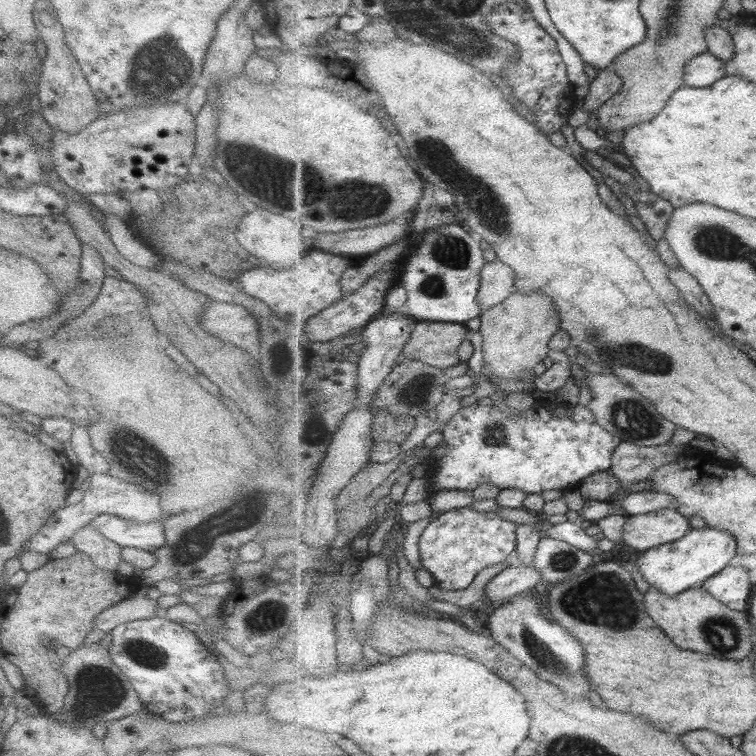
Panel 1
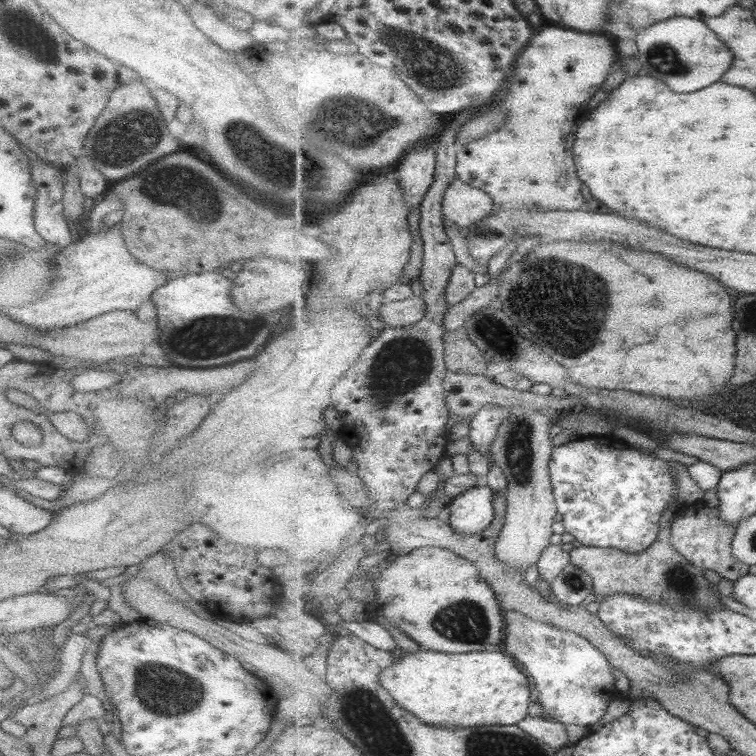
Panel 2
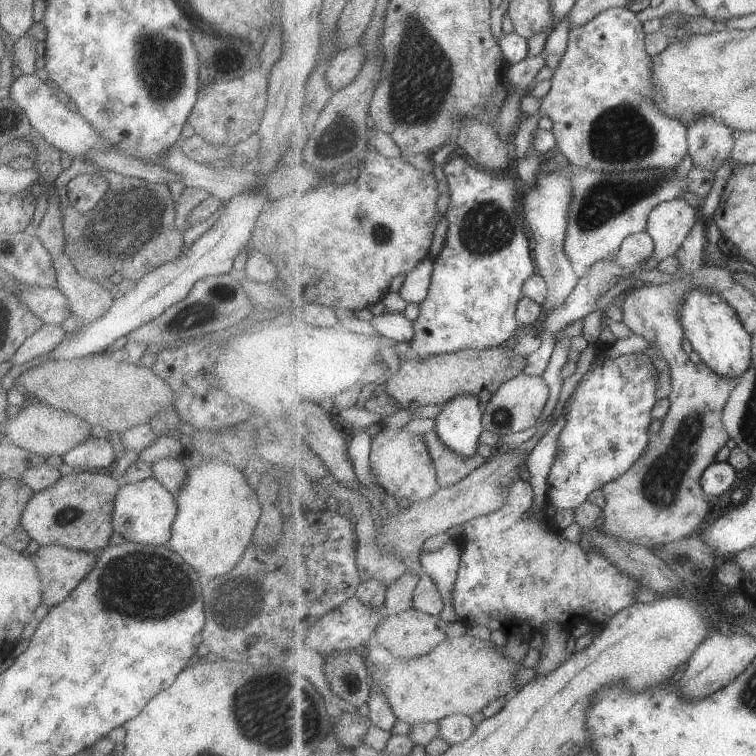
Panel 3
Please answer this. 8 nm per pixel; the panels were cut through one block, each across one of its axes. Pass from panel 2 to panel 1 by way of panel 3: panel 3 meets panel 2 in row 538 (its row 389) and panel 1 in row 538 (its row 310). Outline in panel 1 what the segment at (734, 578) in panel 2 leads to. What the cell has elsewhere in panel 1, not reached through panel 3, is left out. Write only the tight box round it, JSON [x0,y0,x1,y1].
[622,509,692,553]

